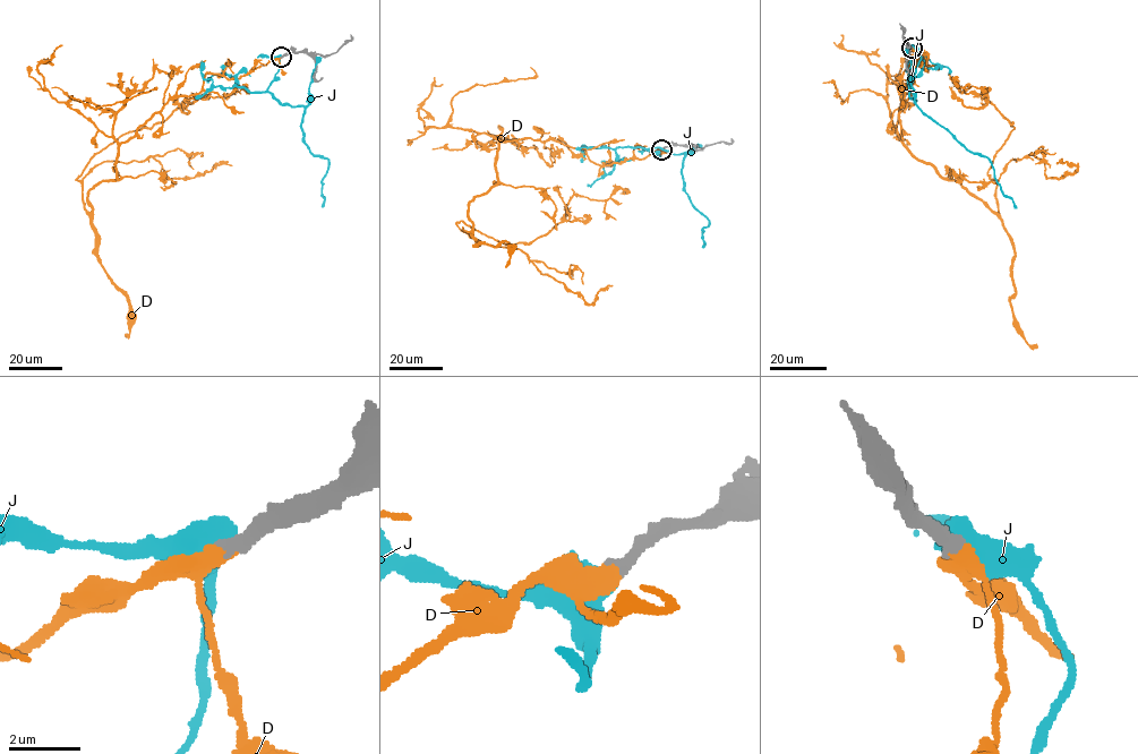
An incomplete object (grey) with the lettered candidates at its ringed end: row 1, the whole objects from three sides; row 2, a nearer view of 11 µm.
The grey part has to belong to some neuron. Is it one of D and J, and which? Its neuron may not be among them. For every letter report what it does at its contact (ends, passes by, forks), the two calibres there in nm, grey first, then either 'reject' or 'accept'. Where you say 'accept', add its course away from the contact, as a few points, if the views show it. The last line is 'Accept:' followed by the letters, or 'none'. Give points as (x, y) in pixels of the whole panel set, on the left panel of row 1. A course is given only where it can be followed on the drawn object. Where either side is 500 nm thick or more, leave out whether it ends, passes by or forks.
D: it ends; calibres 440 and 480 nm; accept; course (281, 57), (170, 100), (86, 210), (76, 179), (94, 154), (186, 99), (239, 91)
J: calibres 440 and 750 nm; reject
Accept: D

